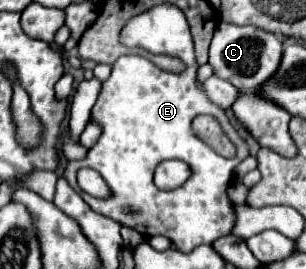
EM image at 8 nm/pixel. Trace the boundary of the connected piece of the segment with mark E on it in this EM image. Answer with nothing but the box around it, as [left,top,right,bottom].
[64,24,248,252]

